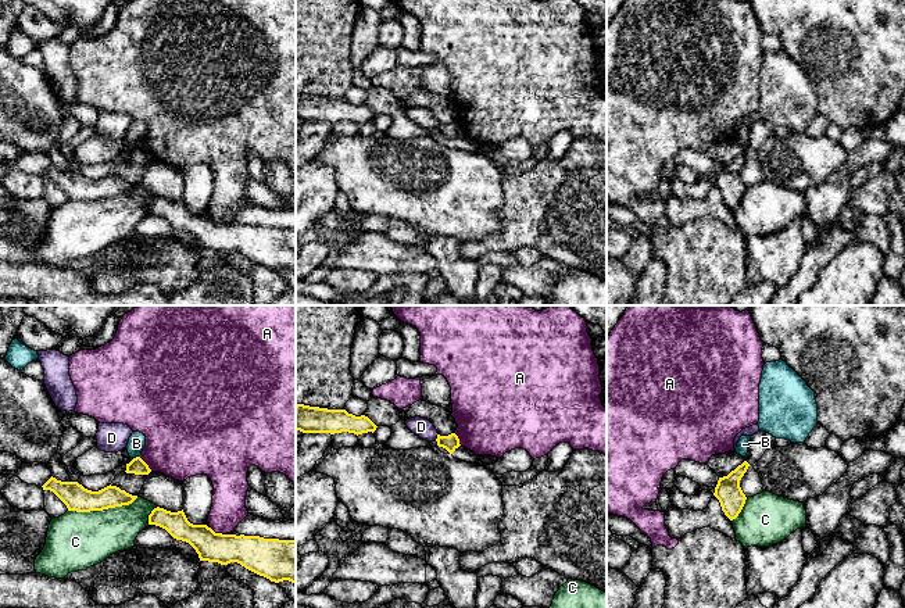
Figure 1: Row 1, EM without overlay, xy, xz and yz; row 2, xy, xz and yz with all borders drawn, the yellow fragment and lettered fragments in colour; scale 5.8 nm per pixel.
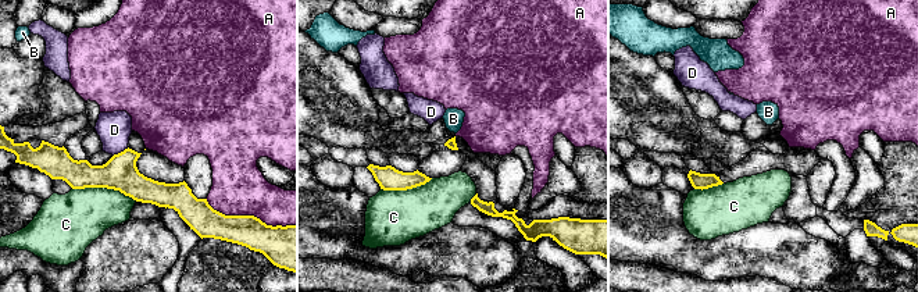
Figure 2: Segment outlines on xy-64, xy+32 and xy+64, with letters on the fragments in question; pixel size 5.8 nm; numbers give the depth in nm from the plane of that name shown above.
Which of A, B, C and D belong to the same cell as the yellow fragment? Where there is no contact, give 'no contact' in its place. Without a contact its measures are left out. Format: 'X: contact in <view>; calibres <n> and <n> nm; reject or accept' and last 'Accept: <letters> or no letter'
A: contact in xy; calibres 200 and 200 nm; reject
B: contact in xy; calibres 90 and 100 nm; reject
C: contact in xy; calibres 150 and 340 nm; reject
D: contact in xz; calibres 90 and 110 nm; reject
Accept: no letter

